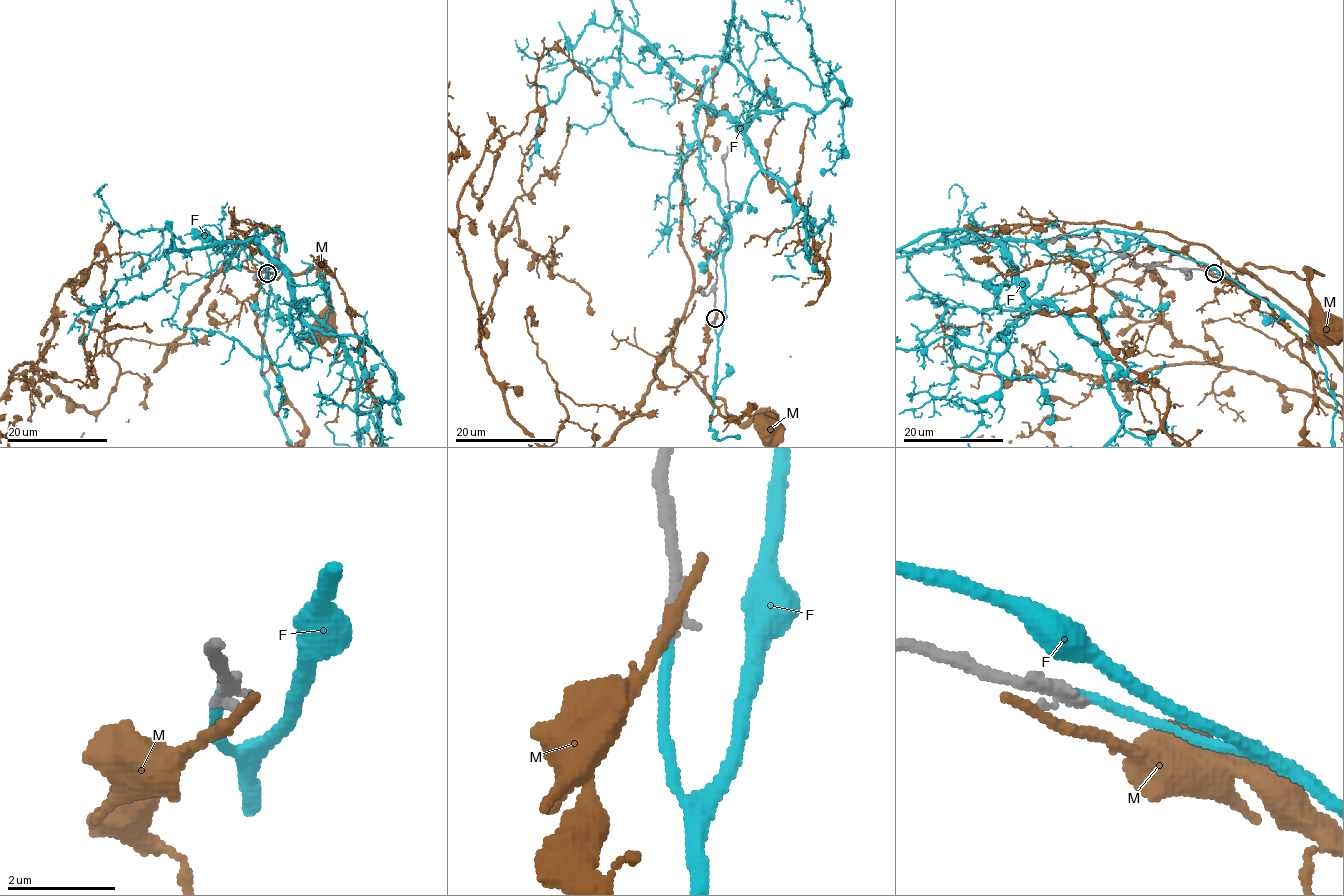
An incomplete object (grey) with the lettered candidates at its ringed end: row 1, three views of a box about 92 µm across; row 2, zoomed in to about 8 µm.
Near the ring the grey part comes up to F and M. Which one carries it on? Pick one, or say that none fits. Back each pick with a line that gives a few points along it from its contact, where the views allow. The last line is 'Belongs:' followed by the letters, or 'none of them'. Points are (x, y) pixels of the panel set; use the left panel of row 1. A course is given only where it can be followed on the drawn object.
Belongs: F

